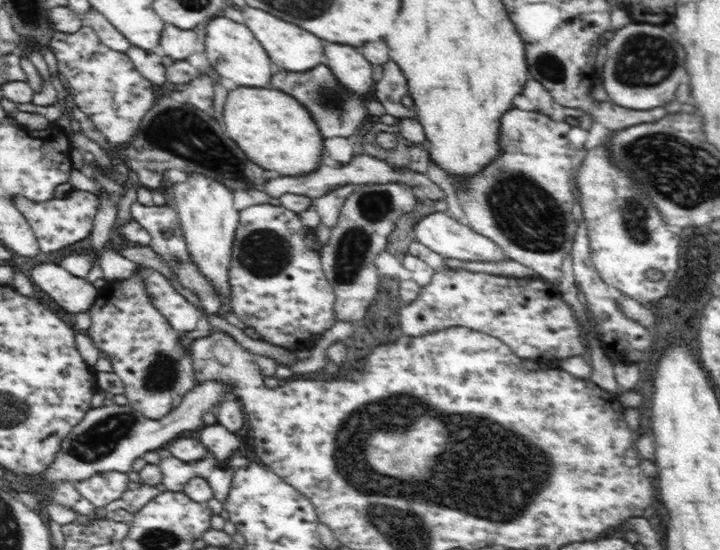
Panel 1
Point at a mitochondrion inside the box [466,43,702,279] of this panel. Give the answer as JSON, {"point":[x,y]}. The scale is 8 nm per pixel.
{"point":[528,217]}

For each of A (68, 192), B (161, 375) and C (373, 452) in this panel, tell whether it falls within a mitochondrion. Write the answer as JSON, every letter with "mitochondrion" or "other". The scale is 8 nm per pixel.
{"A":"other","B":"mitochondrion","C":"mitochondrion"}

